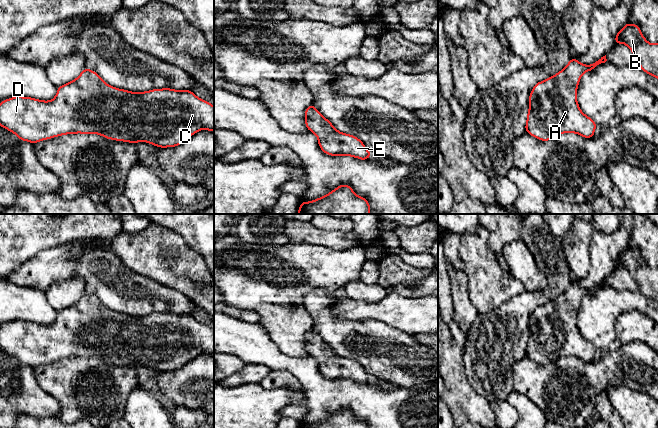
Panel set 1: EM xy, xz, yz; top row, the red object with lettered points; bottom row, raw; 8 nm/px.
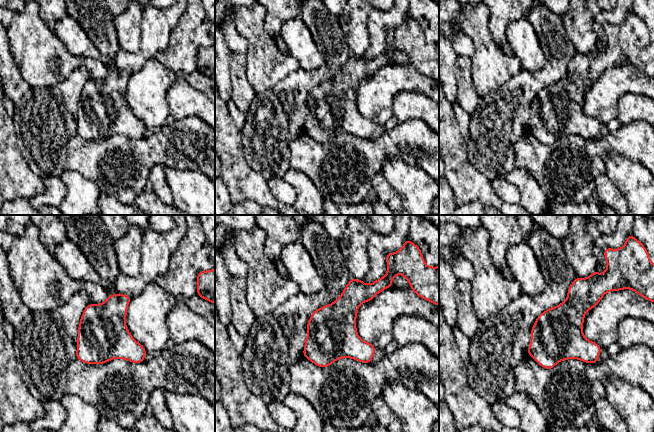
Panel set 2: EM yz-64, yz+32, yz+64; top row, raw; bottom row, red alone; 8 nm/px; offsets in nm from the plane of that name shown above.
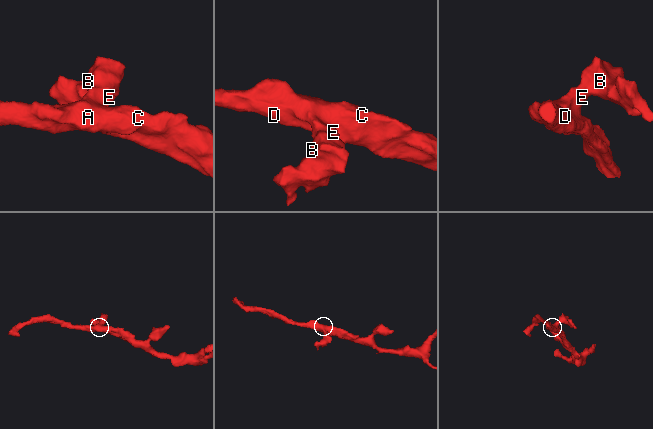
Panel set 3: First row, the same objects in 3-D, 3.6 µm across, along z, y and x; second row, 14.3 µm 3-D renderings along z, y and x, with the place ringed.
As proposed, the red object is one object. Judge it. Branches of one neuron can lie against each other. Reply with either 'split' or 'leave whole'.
leave whole

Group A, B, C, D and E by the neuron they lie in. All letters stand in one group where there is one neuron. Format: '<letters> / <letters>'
A B C D E

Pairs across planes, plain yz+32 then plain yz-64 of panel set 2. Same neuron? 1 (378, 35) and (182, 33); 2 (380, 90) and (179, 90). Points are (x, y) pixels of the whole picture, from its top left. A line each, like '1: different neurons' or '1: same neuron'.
1: different neurons
2: different neurons

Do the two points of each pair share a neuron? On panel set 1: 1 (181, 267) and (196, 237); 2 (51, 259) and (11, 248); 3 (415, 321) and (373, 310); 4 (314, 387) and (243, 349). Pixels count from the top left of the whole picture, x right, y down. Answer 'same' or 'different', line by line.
1: different
2: different
3: same
4: same

